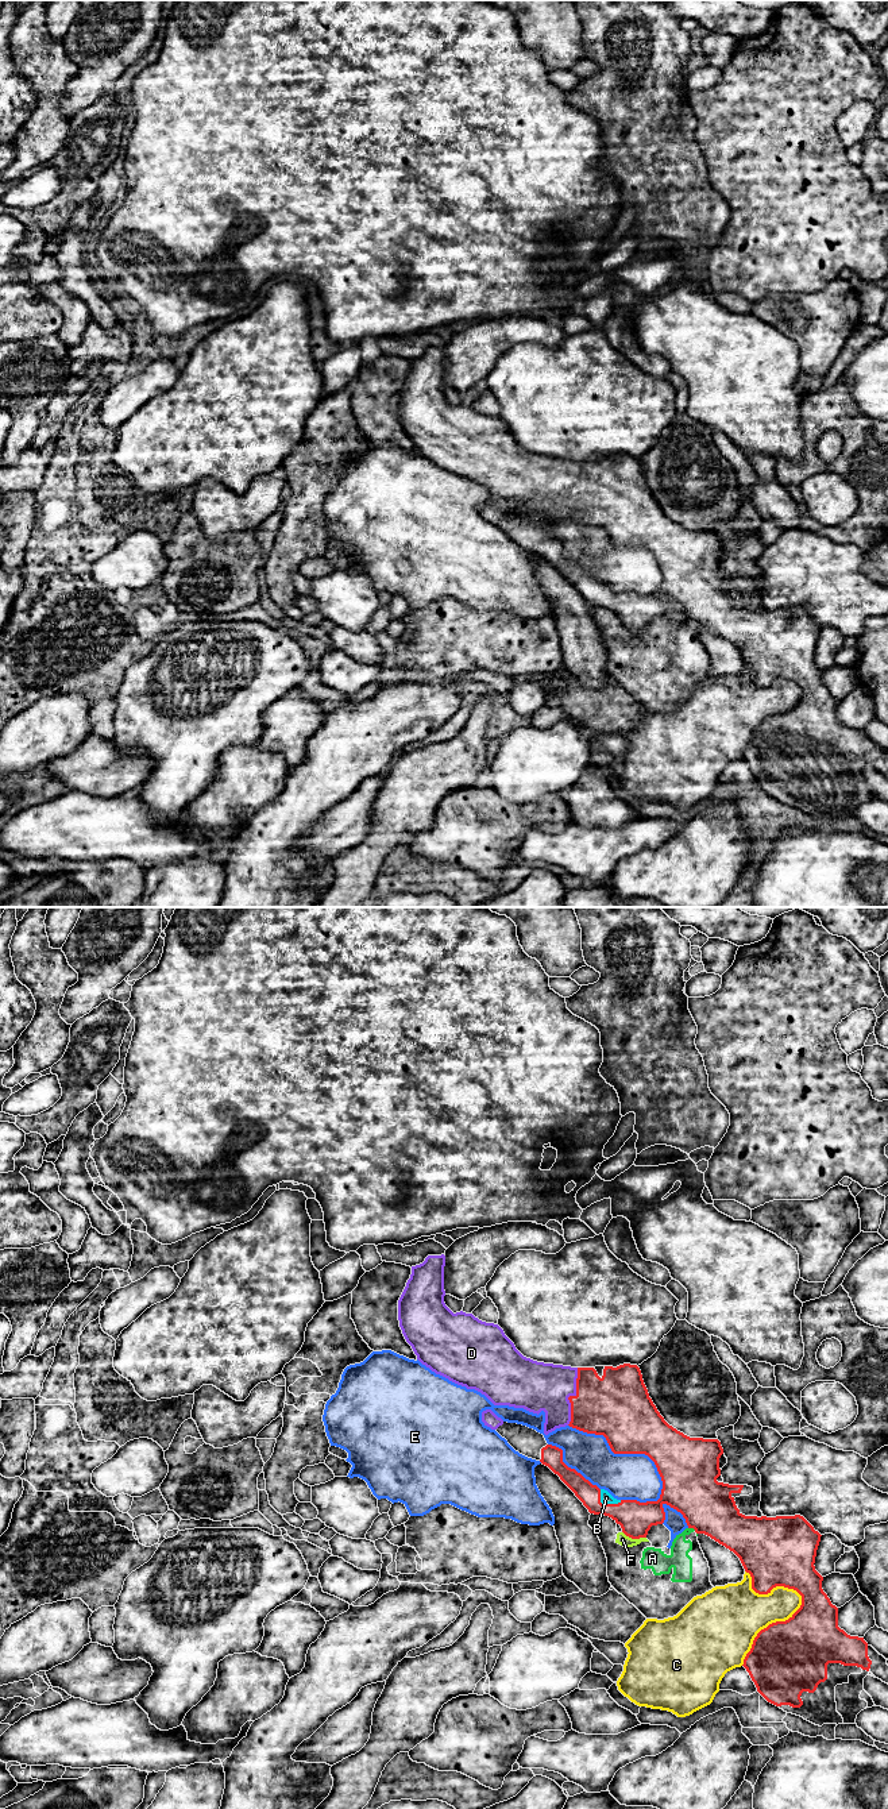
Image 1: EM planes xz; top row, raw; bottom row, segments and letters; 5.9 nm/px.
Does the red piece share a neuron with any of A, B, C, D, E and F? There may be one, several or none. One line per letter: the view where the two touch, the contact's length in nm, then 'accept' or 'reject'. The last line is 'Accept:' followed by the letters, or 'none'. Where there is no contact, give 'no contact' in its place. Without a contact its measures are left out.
A: xz | 50 nm | reject
B: xz | 150 nm | accept
C: xz | 550 nm | reject
D: xz | 360 nm | accept
E: xz | 700 nm | reject
F: xz | 150 nm | reject
Accept: B, D

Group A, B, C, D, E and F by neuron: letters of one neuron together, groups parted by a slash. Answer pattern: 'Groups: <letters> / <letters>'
Groups: A F / B D / C / E

